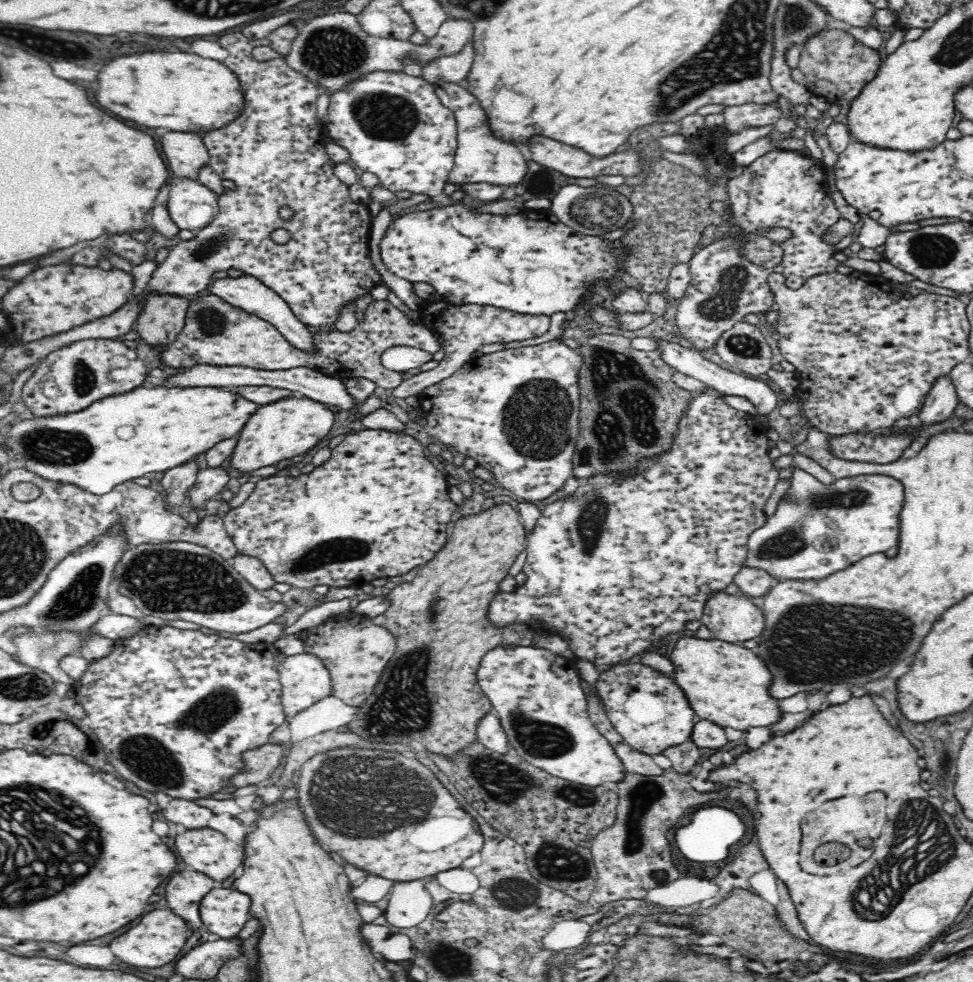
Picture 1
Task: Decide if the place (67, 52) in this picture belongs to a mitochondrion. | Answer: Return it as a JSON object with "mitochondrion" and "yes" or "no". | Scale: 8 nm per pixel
{"mitochondrion":"no"}

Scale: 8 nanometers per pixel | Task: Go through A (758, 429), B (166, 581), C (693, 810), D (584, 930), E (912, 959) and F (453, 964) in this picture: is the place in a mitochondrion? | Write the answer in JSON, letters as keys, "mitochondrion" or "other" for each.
{"A":"other","B":"mitochondrion","C":"other","D":"other","E":"other","F":"mitochondrion"}

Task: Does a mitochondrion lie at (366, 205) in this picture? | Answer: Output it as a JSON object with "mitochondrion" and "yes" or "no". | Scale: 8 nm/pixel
{"mitochondrion":"no"}

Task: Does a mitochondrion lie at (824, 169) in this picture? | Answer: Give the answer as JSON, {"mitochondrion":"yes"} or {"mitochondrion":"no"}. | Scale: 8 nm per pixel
{"mitochondrion":"no"}

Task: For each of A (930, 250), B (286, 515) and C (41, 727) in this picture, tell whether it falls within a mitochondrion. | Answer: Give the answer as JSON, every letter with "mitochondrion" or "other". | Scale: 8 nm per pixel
{"A":"mitochondrion","B":"other","C":"mitochondrion"}

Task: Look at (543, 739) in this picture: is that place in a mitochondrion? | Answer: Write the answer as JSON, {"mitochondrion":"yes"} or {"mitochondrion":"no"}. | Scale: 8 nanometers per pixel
{"mitochondrion":"yes"}

